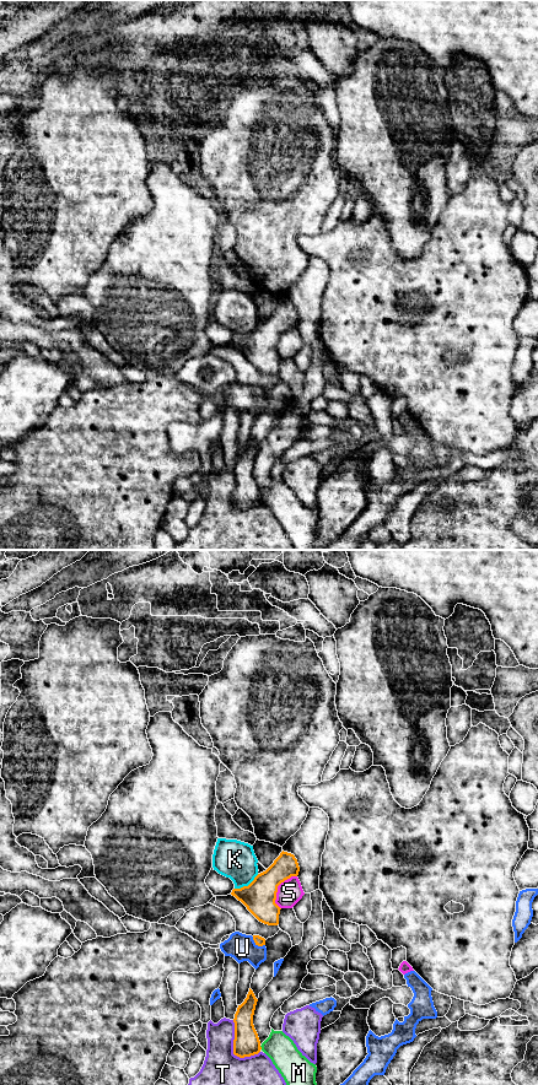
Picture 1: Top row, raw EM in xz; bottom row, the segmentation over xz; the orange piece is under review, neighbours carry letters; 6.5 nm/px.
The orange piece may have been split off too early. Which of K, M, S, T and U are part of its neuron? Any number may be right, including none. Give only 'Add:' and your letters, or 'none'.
Add: none

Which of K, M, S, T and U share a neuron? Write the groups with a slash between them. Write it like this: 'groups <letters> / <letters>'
groups K / M U / S / T

